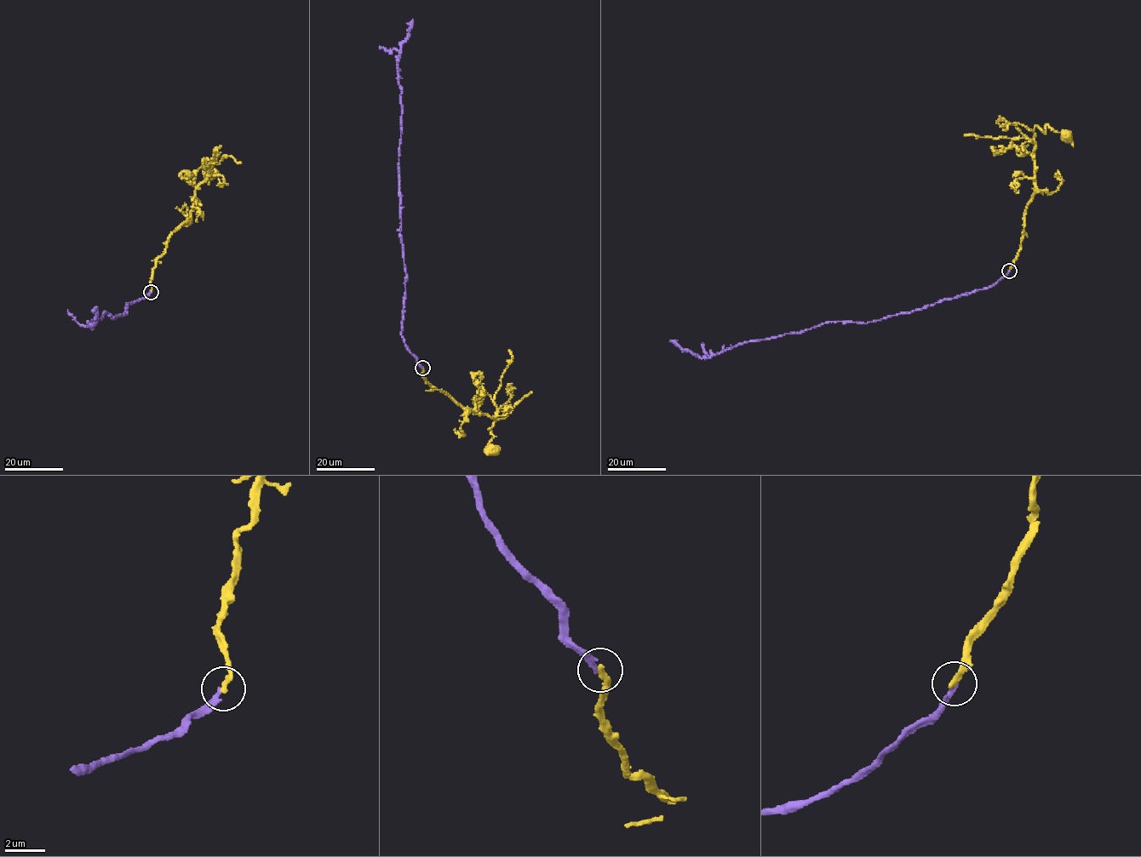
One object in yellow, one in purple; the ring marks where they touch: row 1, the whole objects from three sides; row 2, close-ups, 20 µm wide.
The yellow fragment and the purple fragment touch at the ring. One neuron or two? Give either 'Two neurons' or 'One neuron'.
One neuron

